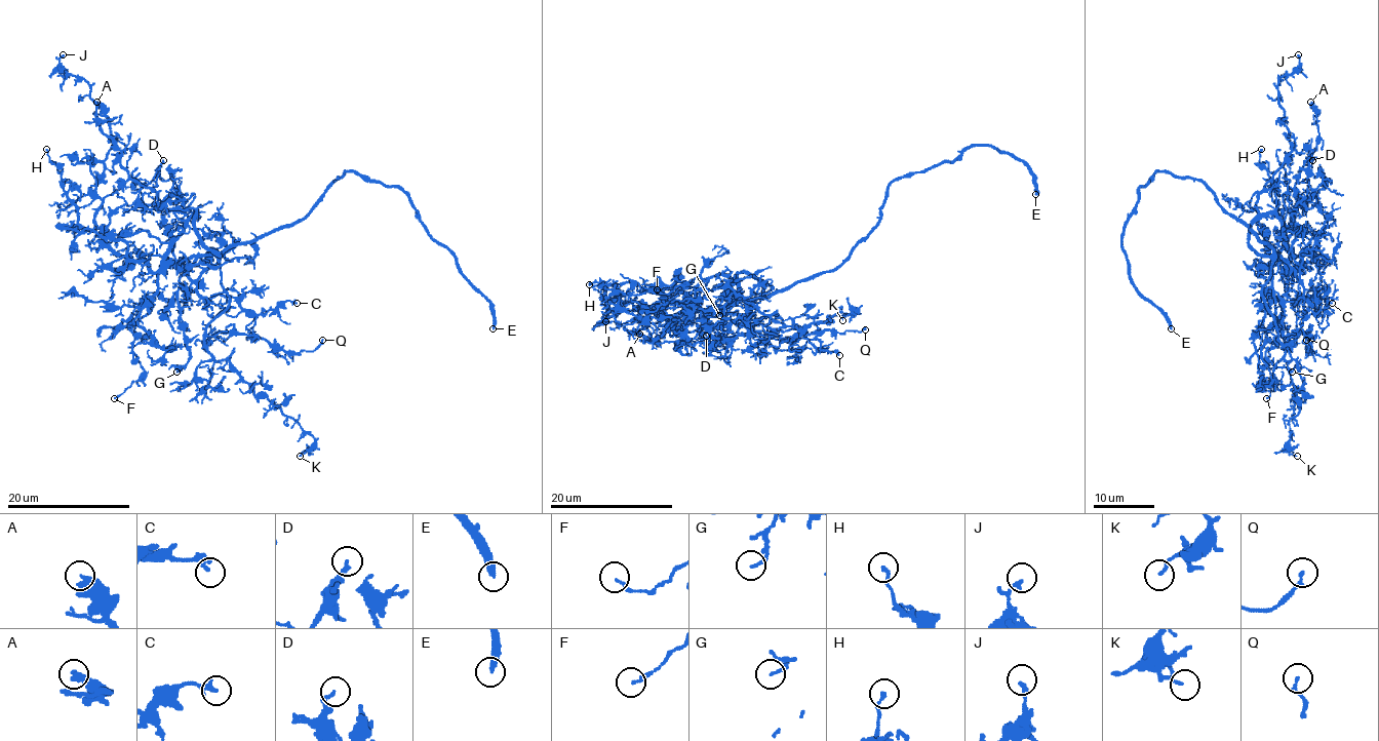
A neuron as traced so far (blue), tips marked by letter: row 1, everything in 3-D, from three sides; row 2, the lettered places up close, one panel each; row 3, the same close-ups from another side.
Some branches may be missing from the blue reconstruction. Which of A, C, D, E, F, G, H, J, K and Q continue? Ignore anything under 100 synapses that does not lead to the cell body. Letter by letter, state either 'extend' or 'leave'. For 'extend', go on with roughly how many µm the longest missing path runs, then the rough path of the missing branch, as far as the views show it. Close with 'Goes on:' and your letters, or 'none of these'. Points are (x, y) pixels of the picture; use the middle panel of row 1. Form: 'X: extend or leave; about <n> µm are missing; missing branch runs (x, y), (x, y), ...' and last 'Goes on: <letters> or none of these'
A: leave
C: leave
D: leave
E: extend; about 20 µm are missing
F: leave
G: leave
H: leave
J: leave
K: leave
Q: leave
Goes on: E

